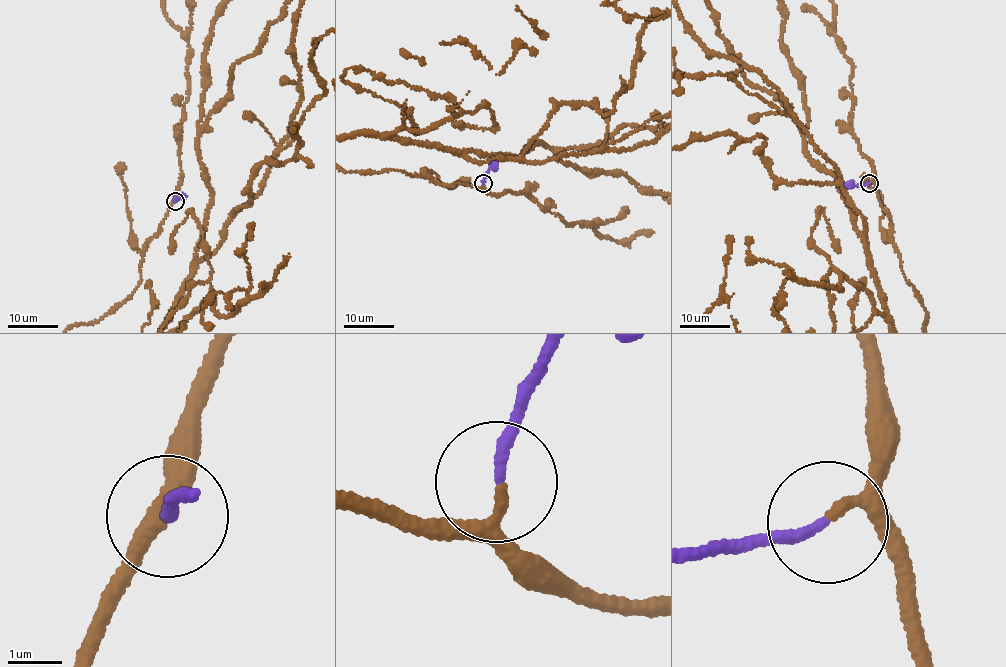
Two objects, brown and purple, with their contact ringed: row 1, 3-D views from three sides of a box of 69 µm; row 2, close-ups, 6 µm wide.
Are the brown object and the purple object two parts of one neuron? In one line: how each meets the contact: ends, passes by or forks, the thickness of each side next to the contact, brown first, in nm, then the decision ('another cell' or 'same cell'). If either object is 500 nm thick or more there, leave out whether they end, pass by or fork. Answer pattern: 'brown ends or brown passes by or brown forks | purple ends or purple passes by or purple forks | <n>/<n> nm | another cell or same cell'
brown passes by | purple ends | 160/200 nm | same cell

